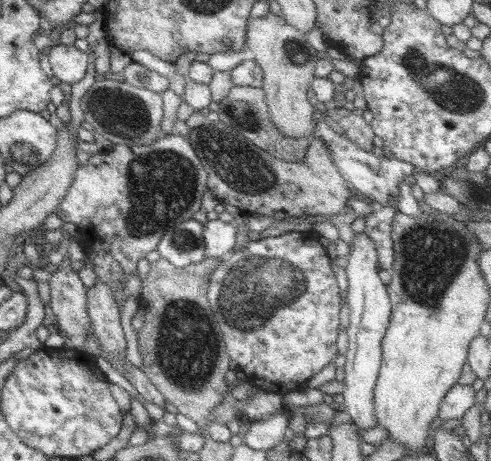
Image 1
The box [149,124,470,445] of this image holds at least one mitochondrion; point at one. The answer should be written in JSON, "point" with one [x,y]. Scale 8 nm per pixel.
{"point":[254,290]}

